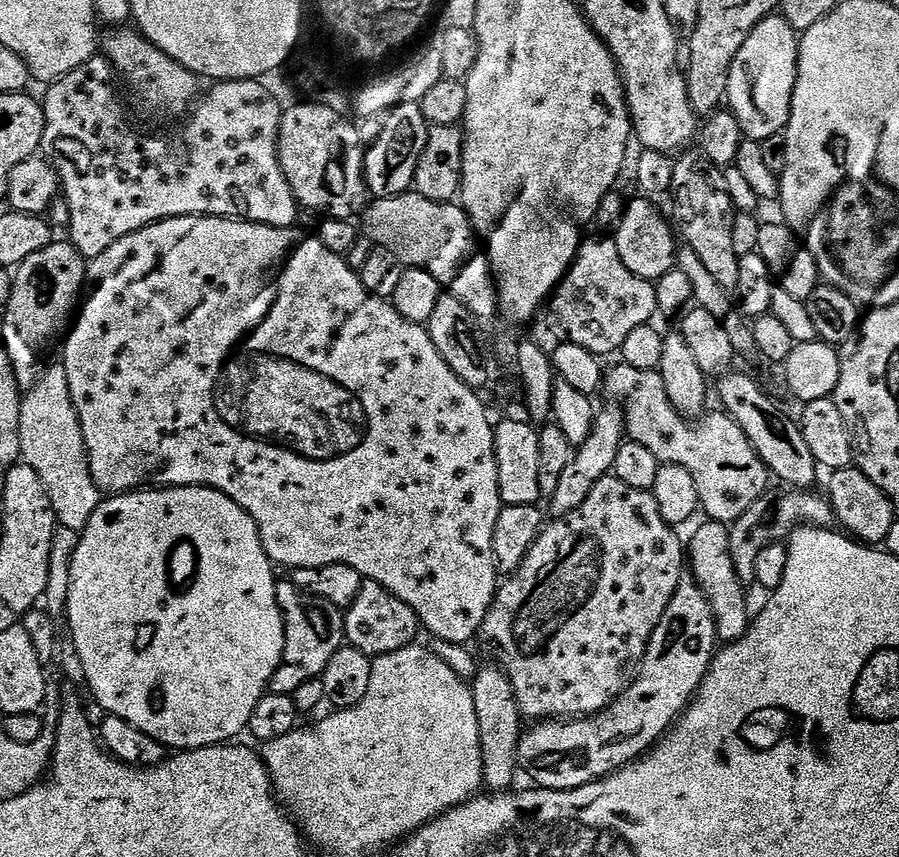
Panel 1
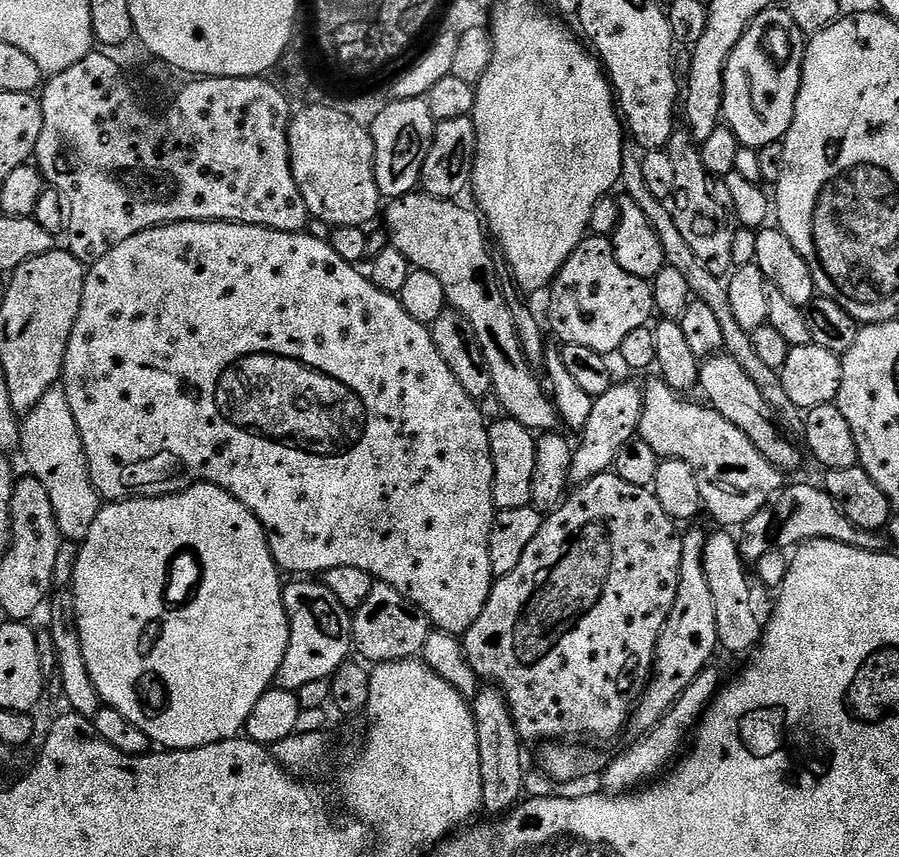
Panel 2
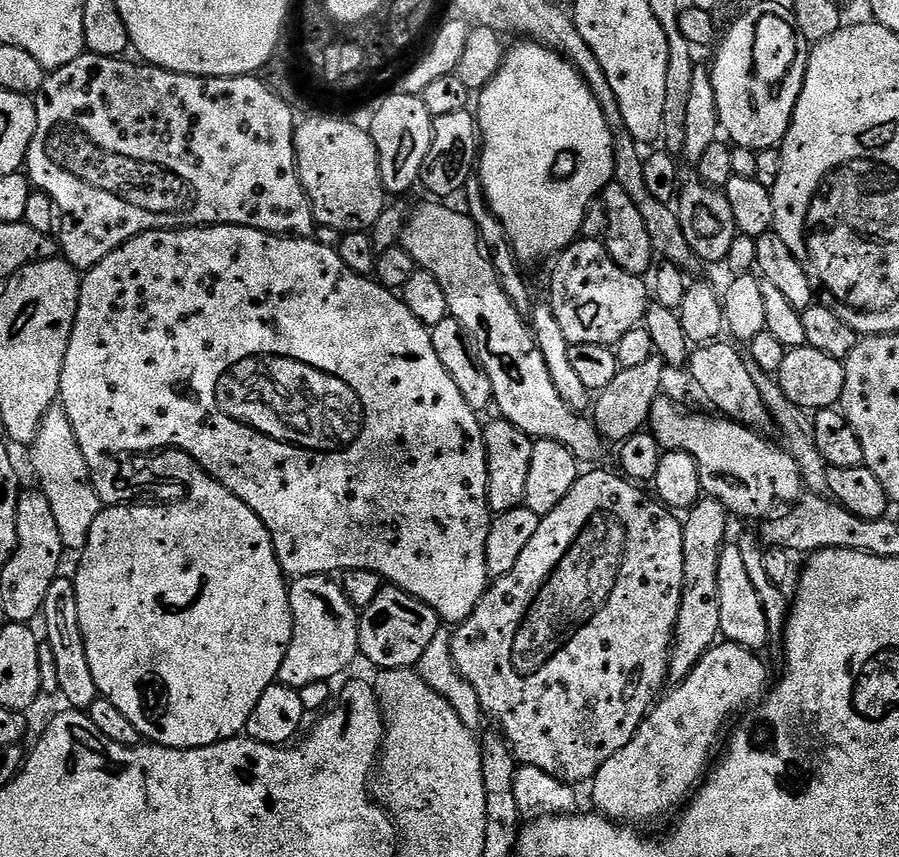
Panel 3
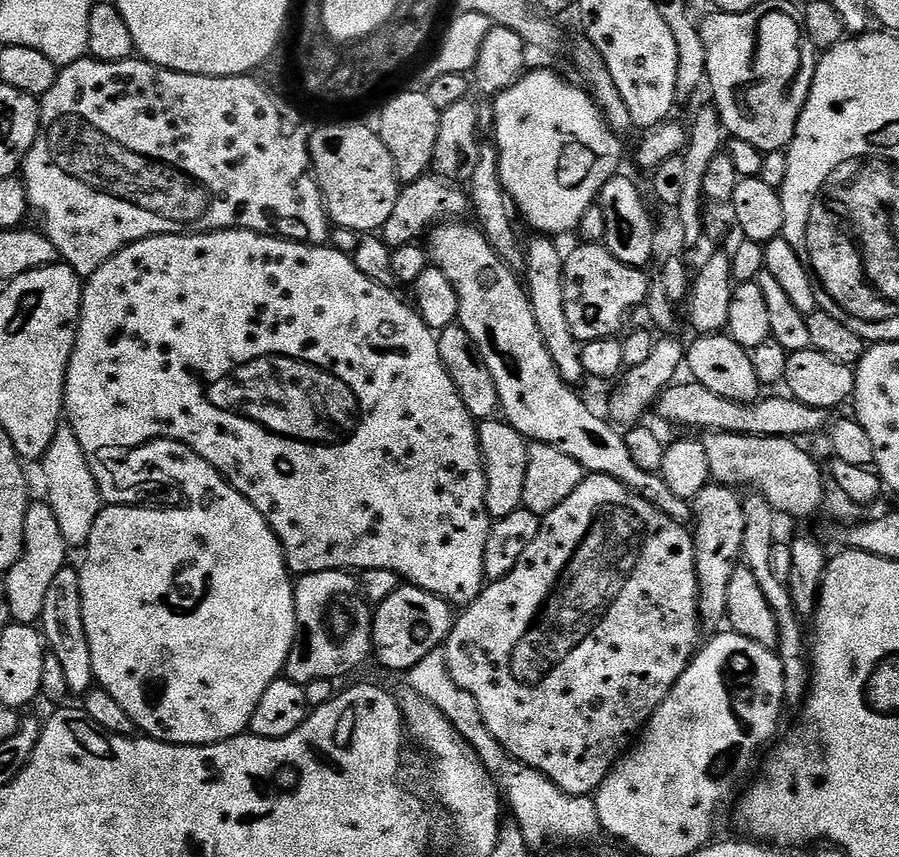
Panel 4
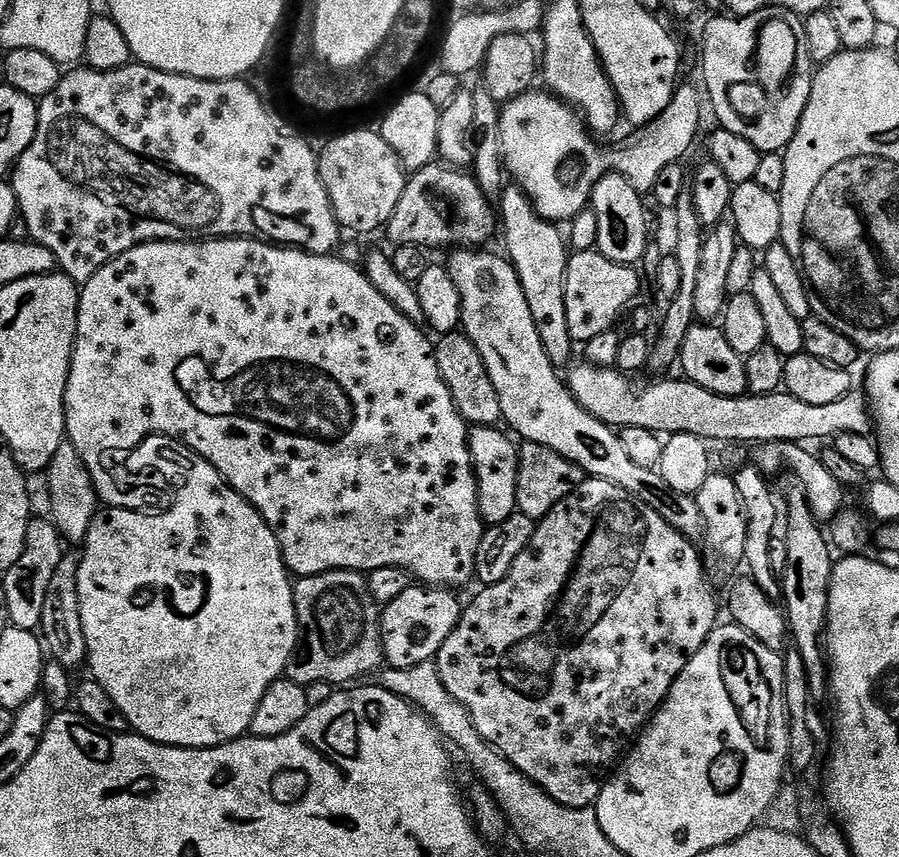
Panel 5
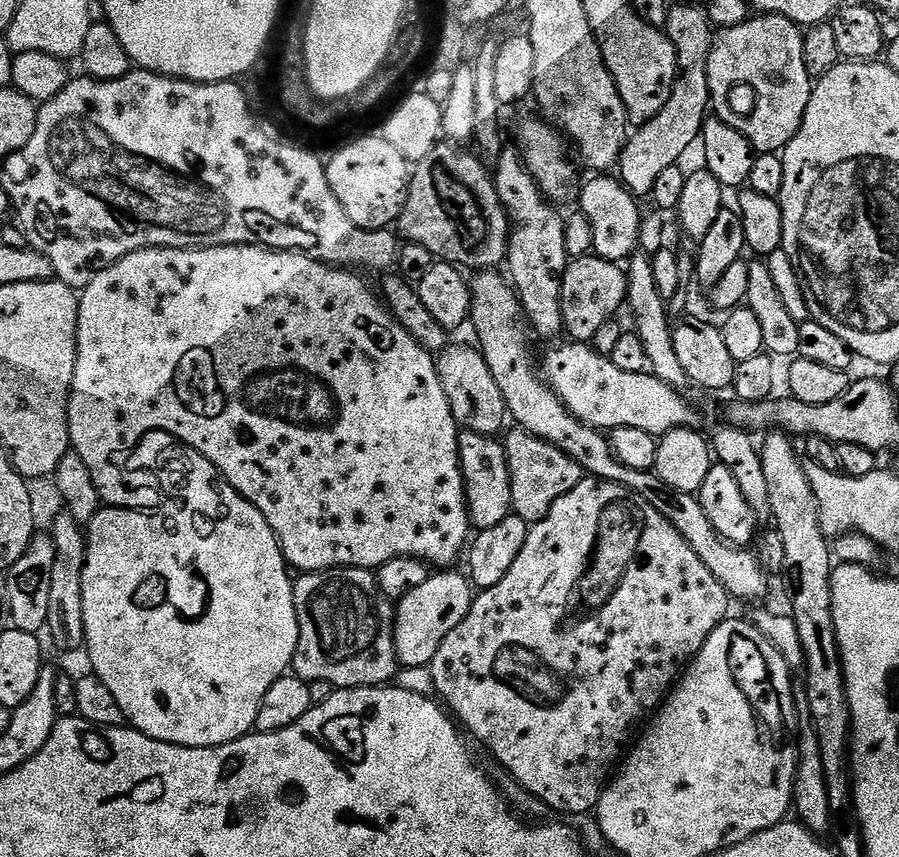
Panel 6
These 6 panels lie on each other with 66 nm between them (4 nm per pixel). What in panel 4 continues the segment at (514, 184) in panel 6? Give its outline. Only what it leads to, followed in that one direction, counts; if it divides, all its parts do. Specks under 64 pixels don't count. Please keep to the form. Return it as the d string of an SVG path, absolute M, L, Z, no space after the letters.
M543 234L537 235L536 240L527 241L526 251L524 253L524 271L522 273L523 283L526 285L528 301L534 310L534 322L538 322L538 334L542 334L542 342L546 342L546 350L550 350L550 358L558 370L558 374L564 381L573 386L580 386L580 383L586 380L582 358L580 357L581 341L574 338L570 330L570 322L566 322L566 302L562 294L564 285L564 256L562 252L556 249L557 241Z

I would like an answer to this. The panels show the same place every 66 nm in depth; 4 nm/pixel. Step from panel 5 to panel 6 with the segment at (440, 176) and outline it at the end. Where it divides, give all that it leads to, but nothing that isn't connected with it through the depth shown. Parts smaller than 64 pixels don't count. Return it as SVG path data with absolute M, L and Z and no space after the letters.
M441 142L415 165L410 176L406 206L398 221L398 232L405 241L426 246L426 250L430 250L437 261L454 264L464 270L496 270L508 259L508 210L498 198L496 182L489 165L483 164L475 151L463 152L460 148L463 147L452 142Z

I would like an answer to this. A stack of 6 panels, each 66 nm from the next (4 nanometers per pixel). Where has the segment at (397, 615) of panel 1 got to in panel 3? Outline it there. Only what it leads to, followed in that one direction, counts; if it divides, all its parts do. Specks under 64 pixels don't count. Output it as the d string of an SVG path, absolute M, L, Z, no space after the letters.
M395 586L381 587L378 598L360 612L359 655L370 658L373 669L412 668L422 658L434 634L442 630L440 616L426 602Z

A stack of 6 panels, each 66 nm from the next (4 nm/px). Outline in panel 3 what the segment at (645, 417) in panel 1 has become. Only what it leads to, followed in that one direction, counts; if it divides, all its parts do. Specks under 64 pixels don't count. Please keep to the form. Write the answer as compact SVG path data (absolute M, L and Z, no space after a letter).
M661 394L652 407L650 431L664 452L685 452L694 458L698 466L701 493L705 497L722 502L724 509L733 517L760 516L759 518L764 518L771 513L768 511L775 504L784 504L780 506L795 504L805 491L805 486L803 474L787 448L779 443L778 445L771 444L761 433L745 428L743 424L737 424L734 420L712 416L703 416L700 412L687 412L682 405L675 404L668 394Z

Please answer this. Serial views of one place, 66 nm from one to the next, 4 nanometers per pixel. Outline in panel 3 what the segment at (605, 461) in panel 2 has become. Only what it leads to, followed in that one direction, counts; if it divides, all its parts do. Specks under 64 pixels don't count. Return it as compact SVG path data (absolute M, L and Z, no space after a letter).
M653 354L638 366L621 368L619 374L595 397L590 416L601 436L609 443L619 444L641 431L652 418L652 407L662 394L666 365L660 356Z

